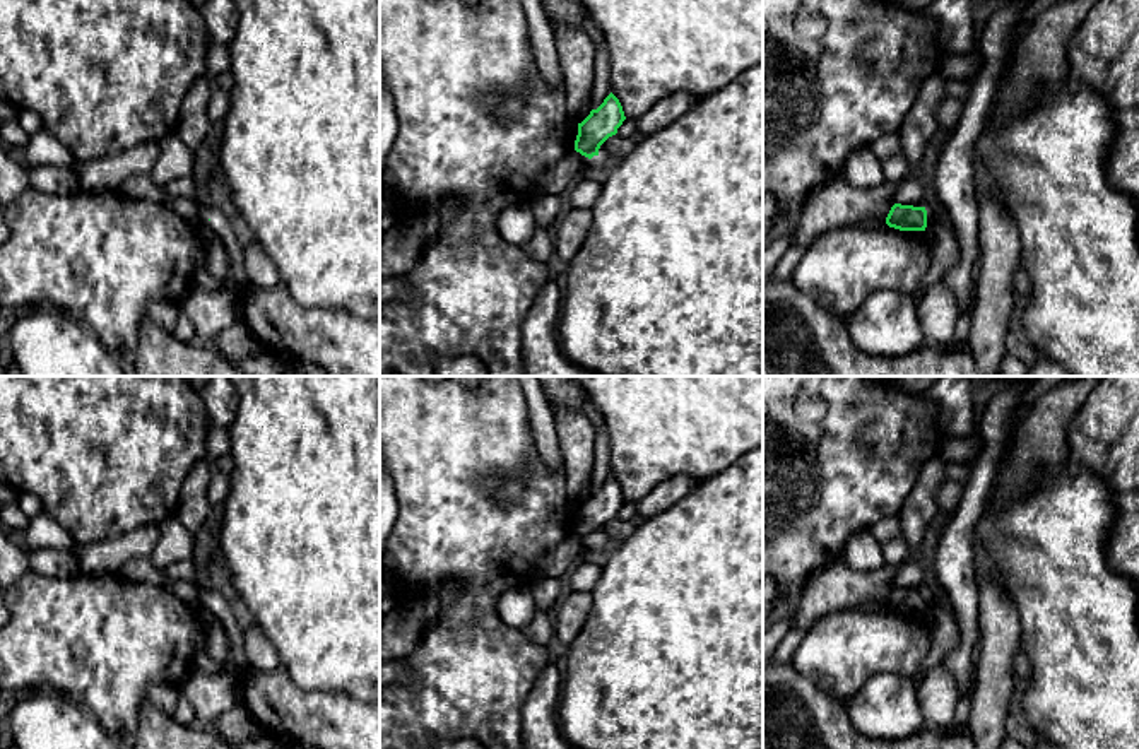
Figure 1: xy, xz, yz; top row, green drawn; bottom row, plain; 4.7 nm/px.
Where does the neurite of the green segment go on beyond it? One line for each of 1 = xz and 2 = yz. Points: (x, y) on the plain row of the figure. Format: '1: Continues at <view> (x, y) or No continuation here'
1: No continuation here
2: No continuation here

